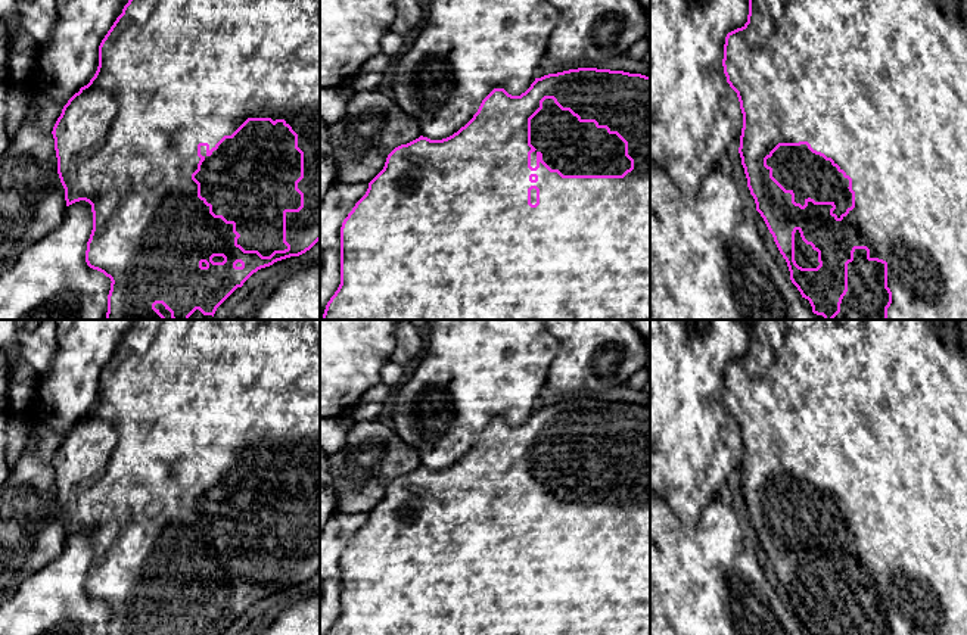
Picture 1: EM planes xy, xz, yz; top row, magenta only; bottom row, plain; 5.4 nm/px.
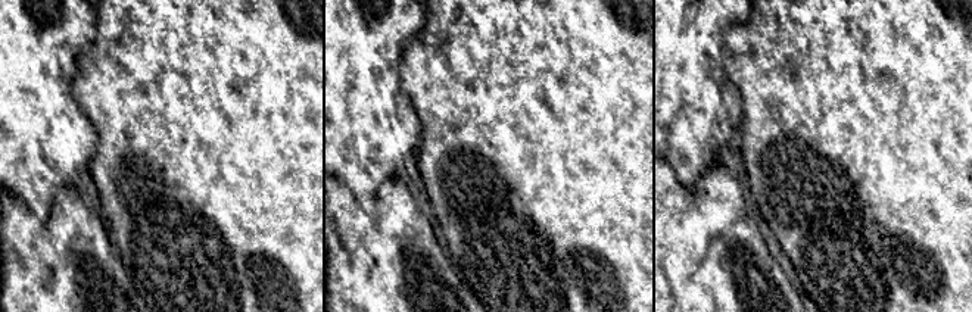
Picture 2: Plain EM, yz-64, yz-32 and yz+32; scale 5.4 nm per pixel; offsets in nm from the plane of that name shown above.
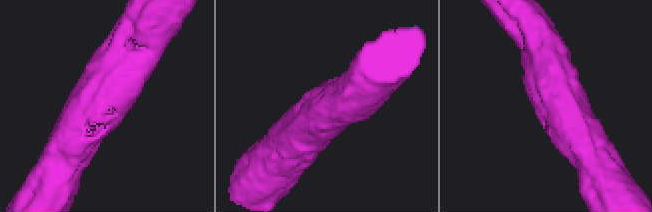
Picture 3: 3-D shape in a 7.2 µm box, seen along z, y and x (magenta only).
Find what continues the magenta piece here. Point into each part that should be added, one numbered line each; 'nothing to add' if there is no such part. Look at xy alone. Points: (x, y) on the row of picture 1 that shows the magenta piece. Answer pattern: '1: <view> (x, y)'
1: xy (249, 179)

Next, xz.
1: xz (574, 148)

